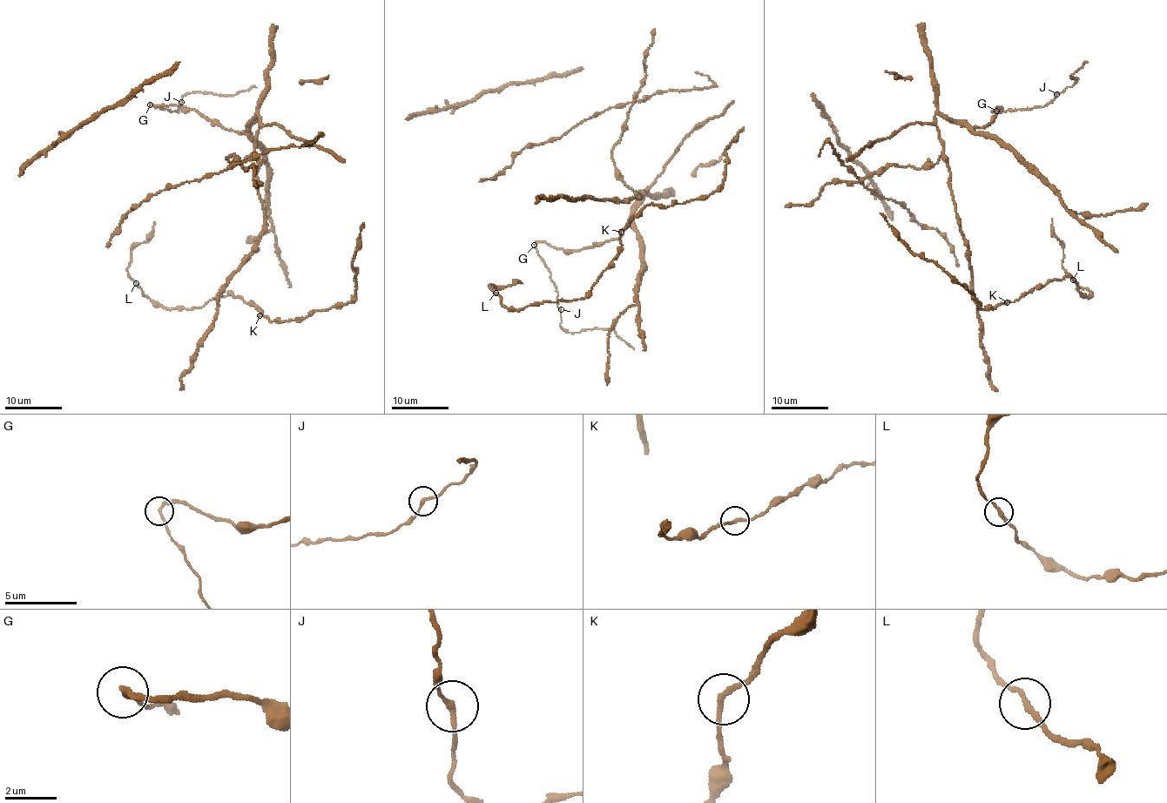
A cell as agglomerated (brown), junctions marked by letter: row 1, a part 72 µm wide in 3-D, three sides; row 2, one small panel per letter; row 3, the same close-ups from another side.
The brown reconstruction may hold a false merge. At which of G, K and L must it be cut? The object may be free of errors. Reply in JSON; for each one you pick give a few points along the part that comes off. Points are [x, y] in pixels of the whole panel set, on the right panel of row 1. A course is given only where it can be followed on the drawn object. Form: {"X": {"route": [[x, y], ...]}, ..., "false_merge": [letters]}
{"G": {"route": [[996, 111], [1044, 107], [1071, 87], [1076, 77], [1073, 78], [1070, 76], [1088, 62]]}, "false_merge": ["G"]}

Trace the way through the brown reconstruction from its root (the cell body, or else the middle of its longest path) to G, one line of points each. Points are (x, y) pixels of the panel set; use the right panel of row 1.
G: (949, 170), (935, 116), (942, 114), (961, 124), (981, 128), (990, 124), (1001, 110), (992, 110), (996, 111)

